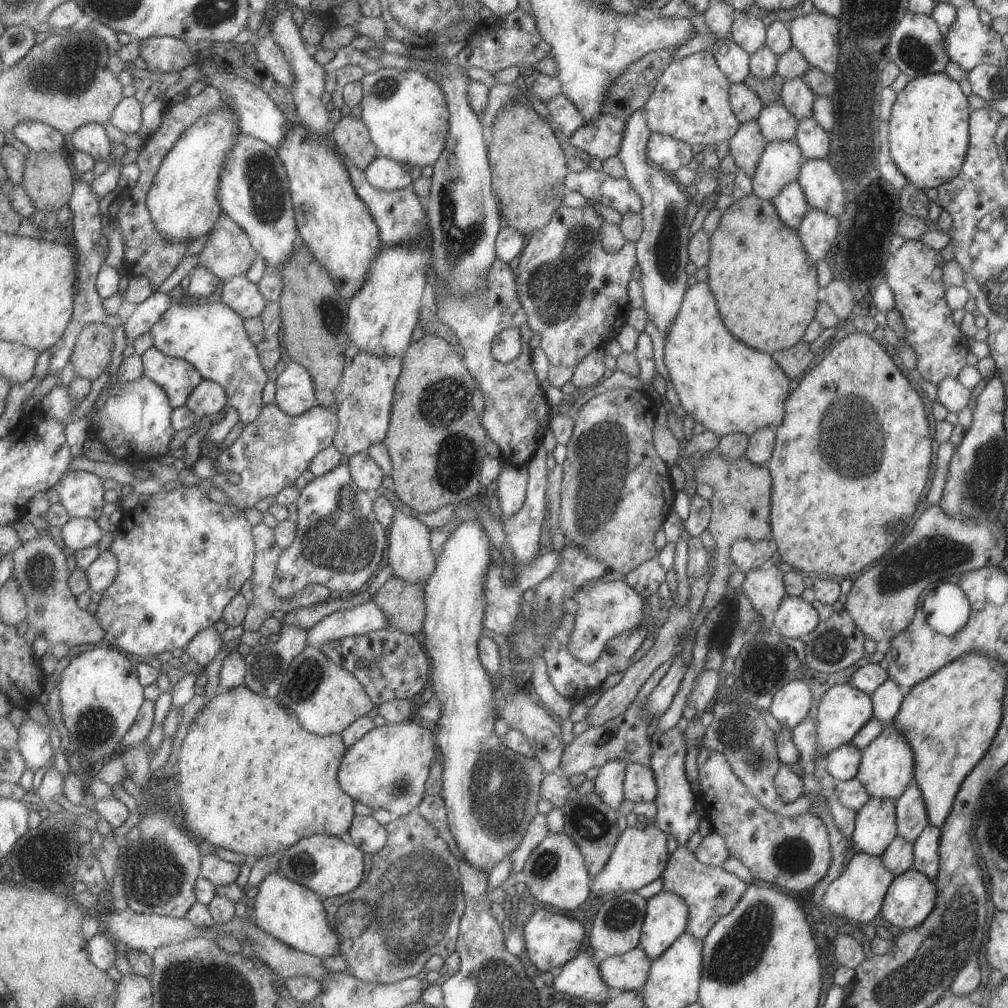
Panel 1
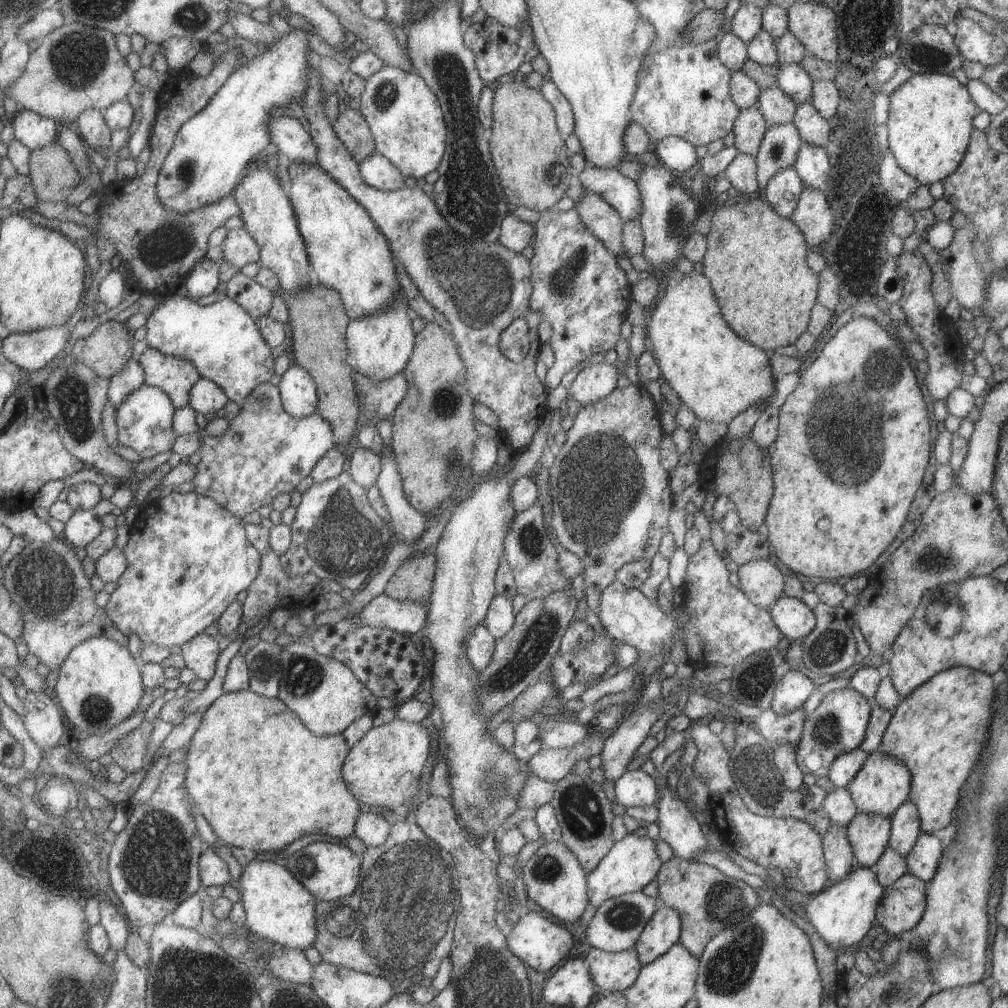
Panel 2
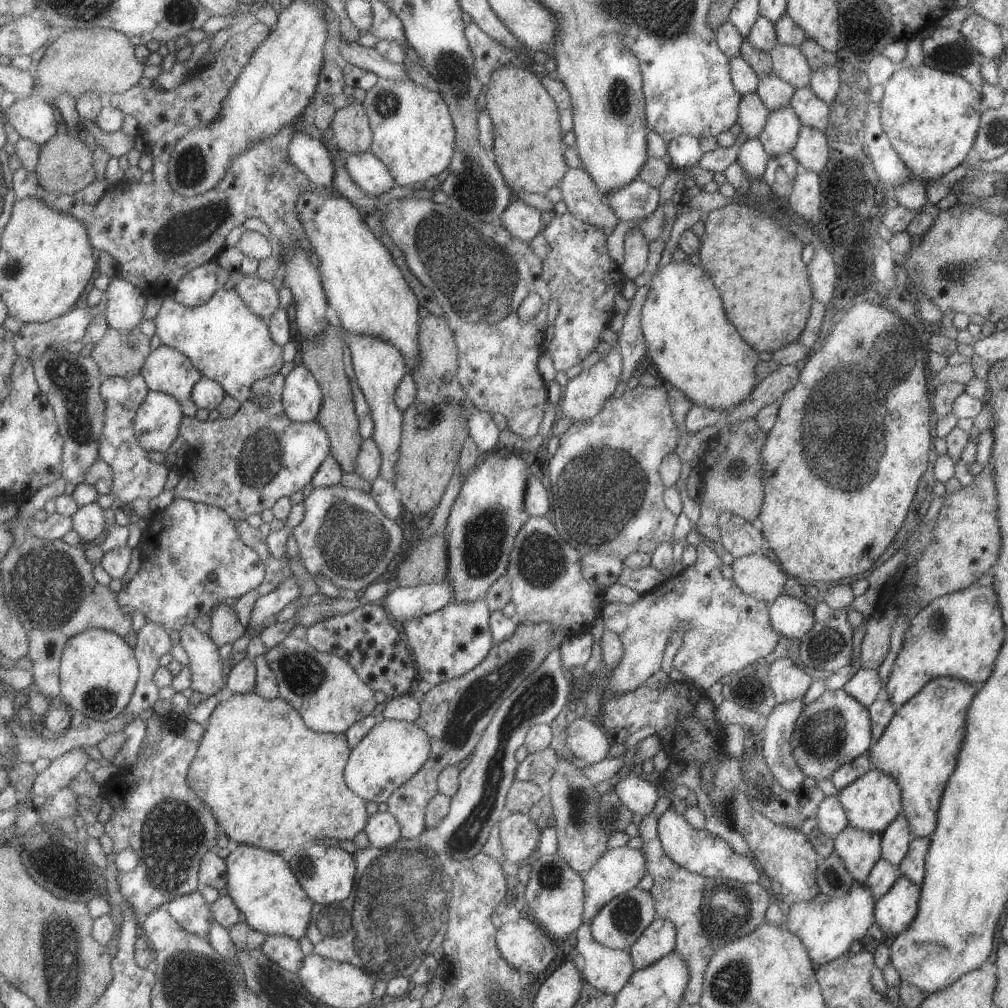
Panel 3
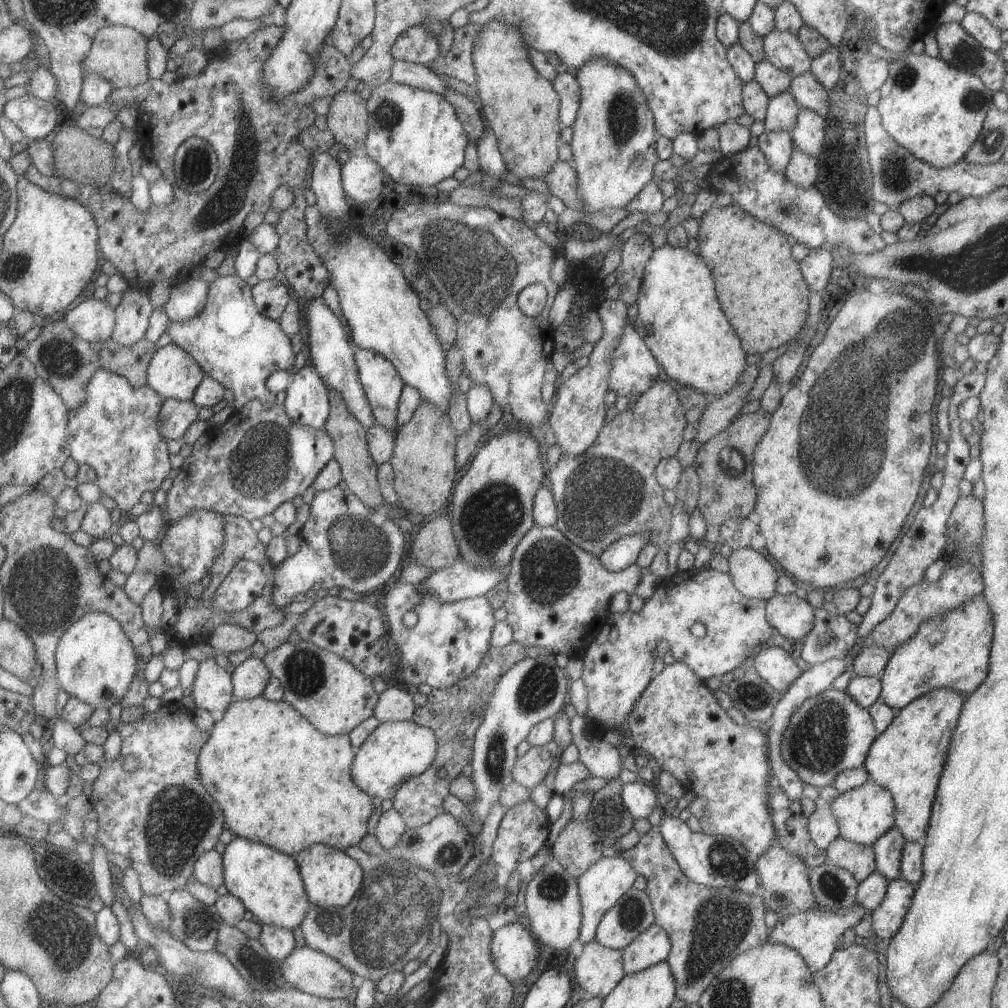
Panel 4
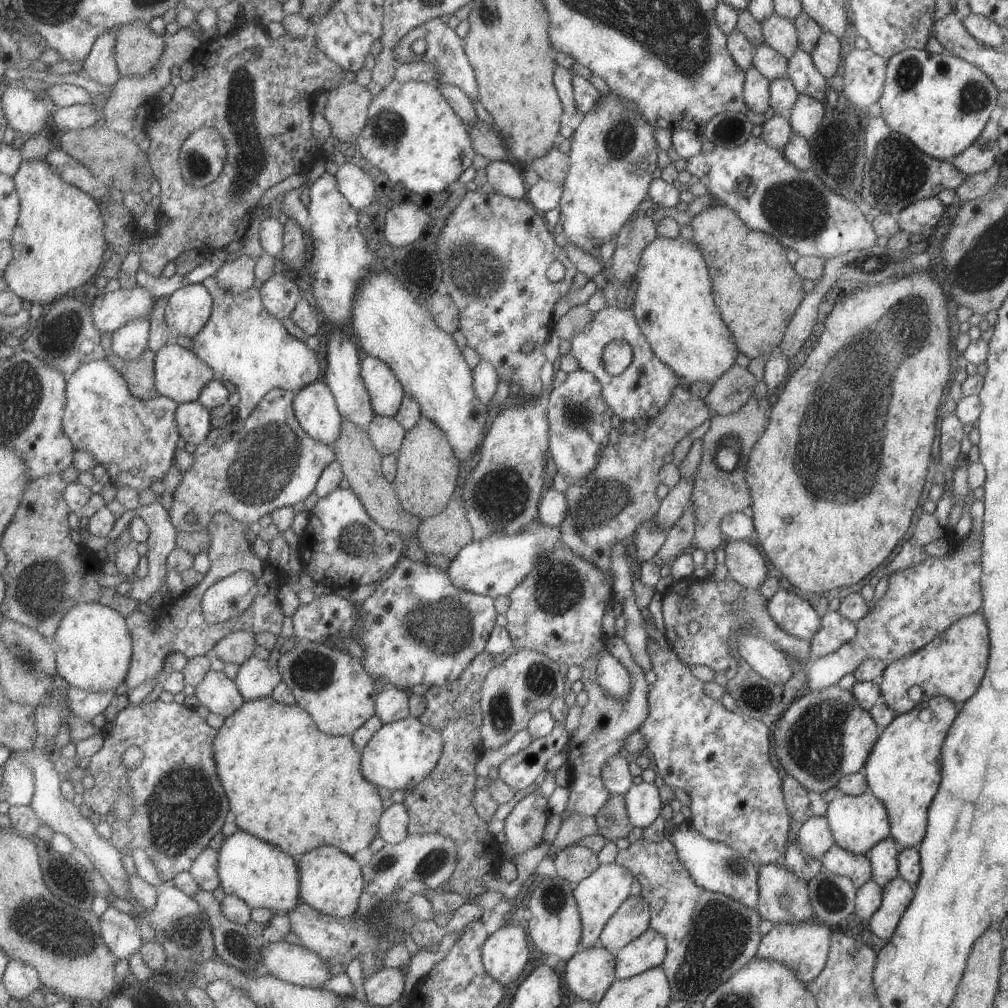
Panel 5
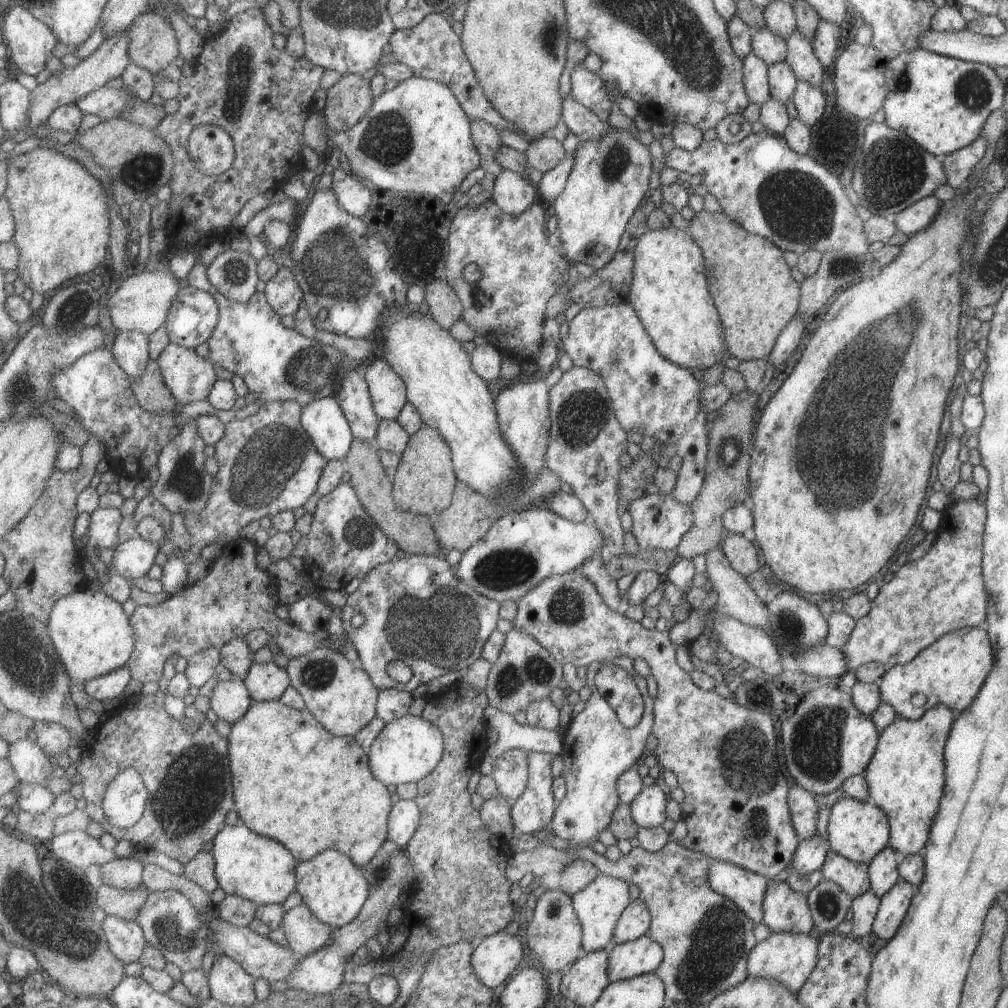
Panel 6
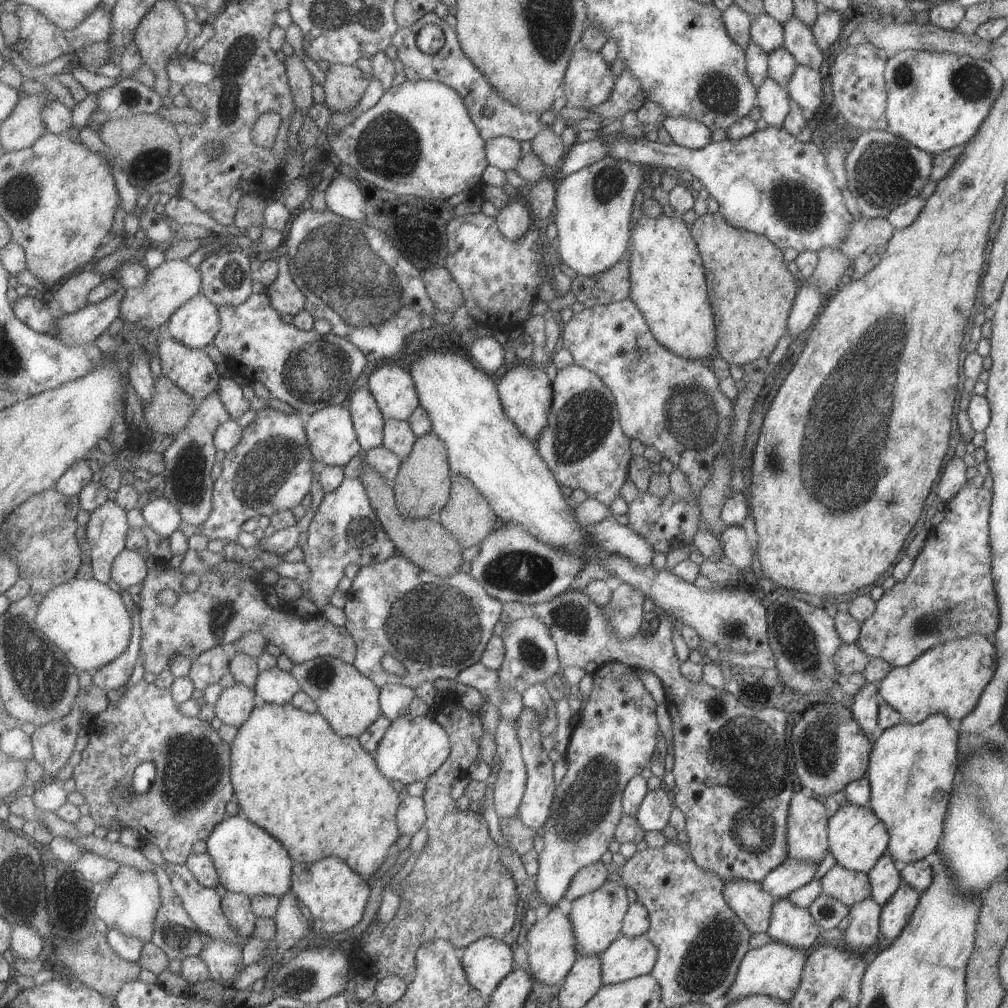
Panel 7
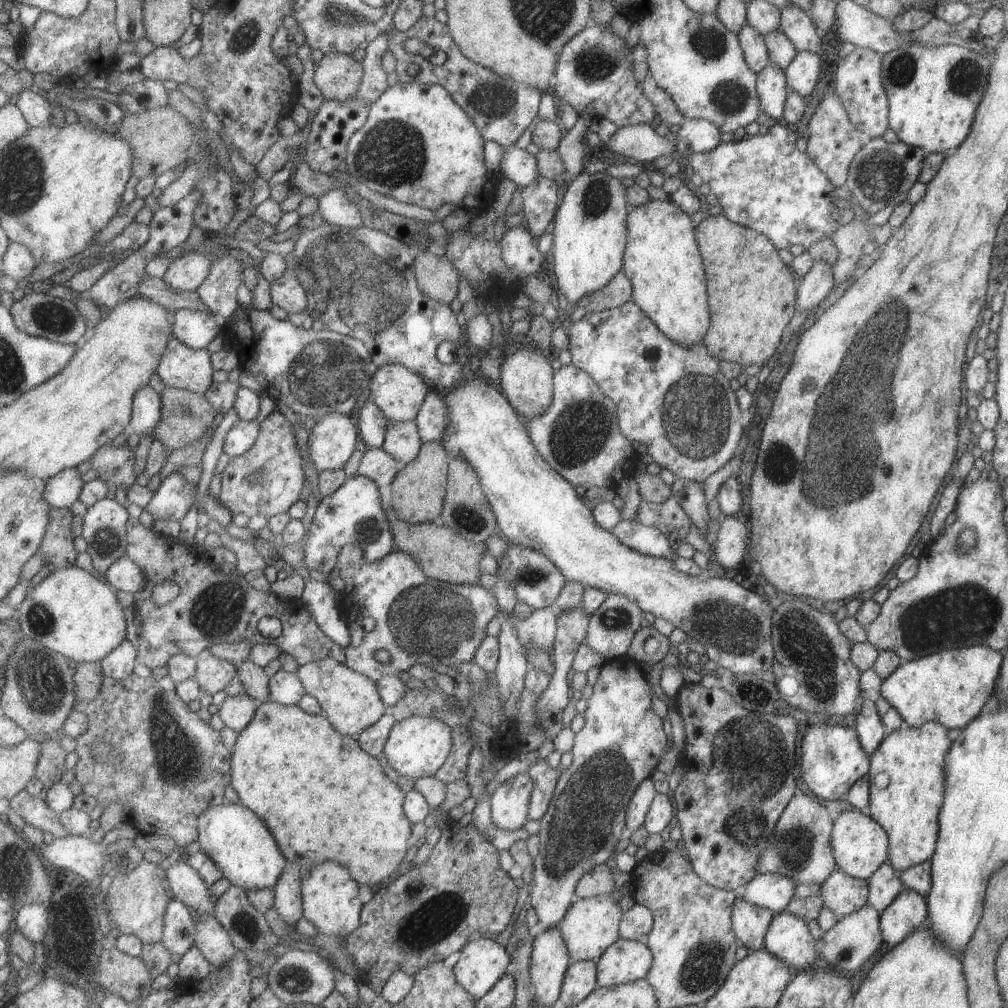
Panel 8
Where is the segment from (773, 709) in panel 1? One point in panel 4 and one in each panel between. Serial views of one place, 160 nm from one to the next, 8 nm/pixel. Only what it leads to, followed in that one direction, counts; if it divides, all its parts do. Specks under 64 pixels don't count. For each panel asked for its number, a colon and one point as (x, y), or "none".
2: (794, 688)
3: (788, 680)
4: (774, 665)

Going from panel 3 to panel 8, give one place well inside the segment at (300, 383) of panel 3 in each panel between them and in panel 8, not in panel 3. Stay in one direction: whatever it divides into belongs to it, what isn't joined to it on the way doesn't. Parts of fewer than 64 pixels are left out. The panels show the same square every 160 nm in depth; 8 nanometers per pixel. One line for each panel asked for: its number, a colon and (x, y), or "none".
4: (308, 402)
5: (316, 406)
6: (326, 421)
7: (333, 437)
8: (333, 440)

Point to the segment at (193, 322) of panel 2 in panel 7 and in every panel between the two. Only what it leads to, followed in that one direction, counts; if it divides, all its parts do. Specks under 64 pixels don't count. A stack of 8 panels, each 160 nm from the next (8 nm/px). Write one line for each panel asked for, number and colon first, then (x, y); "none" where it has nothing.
3: (226, 340)
4: (235, 343)
5: (244, 344)
6: (277, 363)
7: (309, 371)

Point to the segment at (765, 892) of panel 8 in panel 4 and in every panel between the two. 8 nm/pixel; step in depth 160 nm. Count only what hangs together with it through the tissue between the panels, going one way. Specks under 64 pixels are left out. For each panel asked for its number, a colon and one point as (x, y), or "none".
4: (822, 829)
5: (813, 836)
6: (810, 852)
7: (791, 874)

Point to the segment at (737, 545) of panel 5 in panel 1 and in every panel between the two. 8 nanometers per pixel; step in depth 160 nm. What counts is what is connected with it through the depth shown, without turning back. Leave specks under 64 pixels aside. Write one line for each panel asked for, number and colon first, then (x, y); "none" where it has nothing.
1: (763, 587)
2: (760, 580)
3: (756, 576)
4: (753, 577)

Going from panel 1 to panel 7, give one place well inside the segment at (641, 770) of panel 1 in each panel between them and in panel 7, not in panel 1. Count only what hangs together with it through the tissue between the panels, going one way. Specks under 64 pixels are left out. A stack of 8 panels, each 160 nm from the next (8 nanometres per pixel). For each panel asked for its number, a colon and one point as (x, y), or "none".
2: (632, 789)
3: (639, 796)
4: (640, 798)
5: (642, 801)
6: (647, 809)
7: (653, 812)

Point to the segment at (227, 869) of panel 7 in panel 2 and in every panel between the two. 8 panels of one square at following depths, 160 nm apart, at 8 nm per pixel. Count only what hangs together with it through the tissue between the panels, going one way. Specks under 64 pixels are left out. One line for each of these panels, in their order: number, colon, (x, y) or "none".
2: (279, 908)
3: (263, 885)
4: (270, 883)
5: (264, 875)
6: (259, 868)

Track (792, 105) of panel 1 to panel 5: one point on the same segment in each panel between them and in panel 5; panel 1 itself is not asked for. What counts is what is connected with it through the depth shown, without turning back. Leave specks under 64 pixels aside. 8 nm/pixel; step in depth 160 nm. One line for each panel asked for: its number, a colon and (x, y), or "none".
2: (791, 78)
3: (788, 63)
4: (782, 48)
5: (779, 33)

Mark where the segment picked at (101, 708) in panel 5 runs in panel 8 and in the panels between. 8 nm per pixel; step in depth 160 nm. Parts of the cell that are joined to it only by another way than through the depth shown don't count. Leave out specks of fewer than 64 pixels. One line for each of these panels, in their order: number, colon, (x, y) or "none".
6: (107, 687)
7: (117, 674)
8: (120, 664)

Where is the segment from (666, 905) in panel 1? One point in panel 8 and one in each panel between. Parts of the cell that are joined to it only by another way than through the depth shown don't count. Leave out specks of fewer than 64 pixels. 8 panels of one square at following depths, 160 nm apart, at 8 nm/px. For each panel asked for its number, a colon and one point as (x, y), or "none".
2: (663, 930)
3: (658, 938)
4: (652, 946)
5: (646, 951)
6: (642, 955)
7: (626, 957)
8: (624, 961)

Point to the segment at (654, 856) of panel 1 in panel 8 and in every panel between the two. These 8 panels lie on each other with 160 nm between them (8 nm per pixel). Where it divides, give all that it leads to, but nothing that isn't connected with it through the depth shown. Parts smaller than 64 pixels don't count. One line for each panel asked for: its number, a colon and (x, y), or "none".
2: (631, 863)
3: (620, 869)
4: (599, 887)
5: (597, 896)
6: (597, 906)
7: (596, 917)
8: (589, 926)

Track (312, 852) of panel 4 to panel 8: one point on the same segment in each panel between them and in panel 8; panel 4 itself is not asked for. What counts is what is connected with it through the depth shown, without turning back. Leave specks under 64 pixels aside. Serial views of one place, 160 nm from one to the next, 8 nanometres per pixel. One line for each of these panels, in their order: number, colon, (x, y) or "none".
5: (332, 881)
6: (335, 888)
7: (337, 896)
8: (331, 894)

